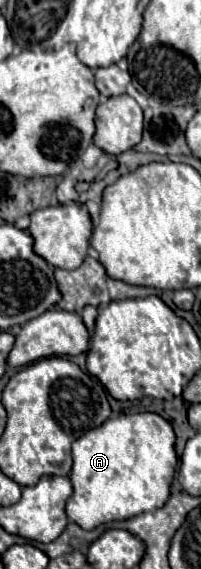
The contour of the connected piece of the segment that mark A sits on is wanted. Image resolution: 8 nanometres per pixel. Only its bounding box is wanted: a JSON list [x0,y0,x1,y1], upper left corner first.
[67,413,177,531]

